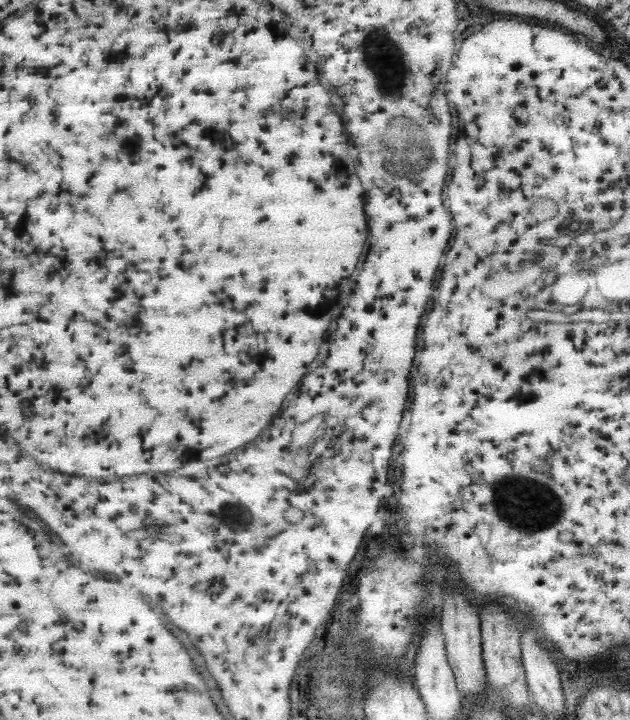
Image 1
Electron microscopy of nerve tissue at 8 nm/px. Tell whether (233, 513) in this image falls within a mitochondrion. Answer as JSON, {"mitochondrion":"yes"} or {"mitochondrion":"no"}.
{"mitochondrion":"yes"}

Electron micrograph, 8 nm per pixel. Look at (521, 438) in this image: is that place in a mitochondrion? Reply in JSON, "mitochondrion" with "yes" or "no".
{"mitochondrion":"no"}

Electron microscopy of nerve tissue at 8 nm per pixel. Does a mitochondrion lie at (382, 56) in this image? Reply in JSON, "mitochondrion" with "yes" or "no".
{"mitochondrion":"yes"}

